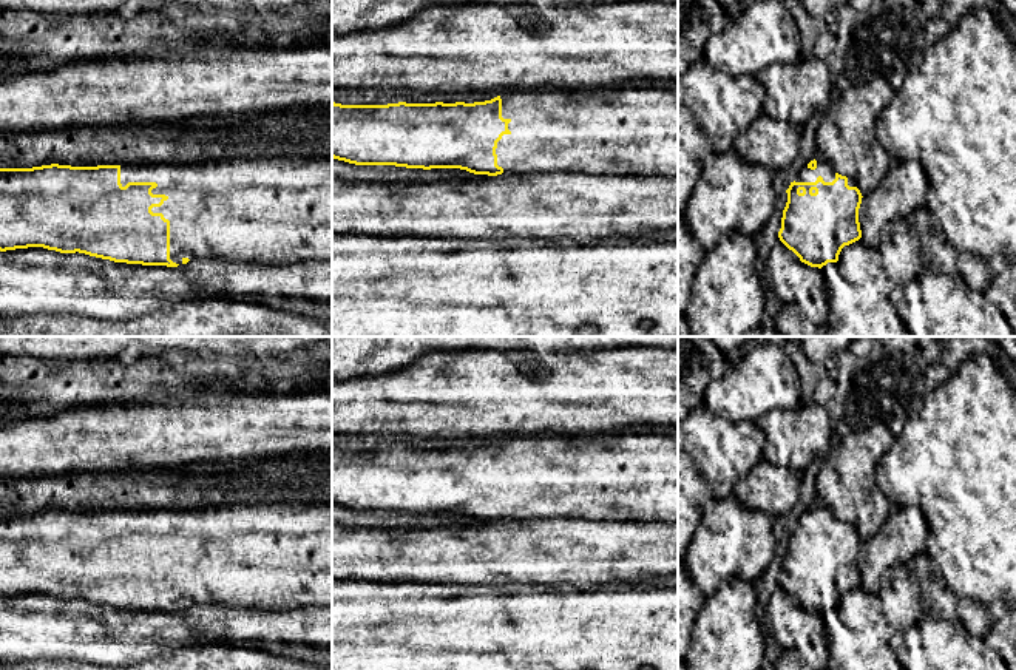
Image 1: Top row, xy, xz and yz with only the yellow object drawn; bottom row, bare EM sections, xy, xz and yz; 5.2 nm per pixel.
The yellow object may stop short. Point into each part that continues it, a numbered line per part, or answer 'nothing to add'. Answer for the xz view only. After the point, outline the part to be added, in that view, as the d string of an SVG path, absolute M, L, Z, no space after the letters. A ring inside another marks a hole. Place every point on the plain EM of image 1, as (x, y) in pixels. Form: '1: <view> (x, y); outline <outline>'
1: xz (633, 477); outline M610 434L585 437L510 437L500 442L510 480L497 488L503 519L587 519L678 522L678 437Z

